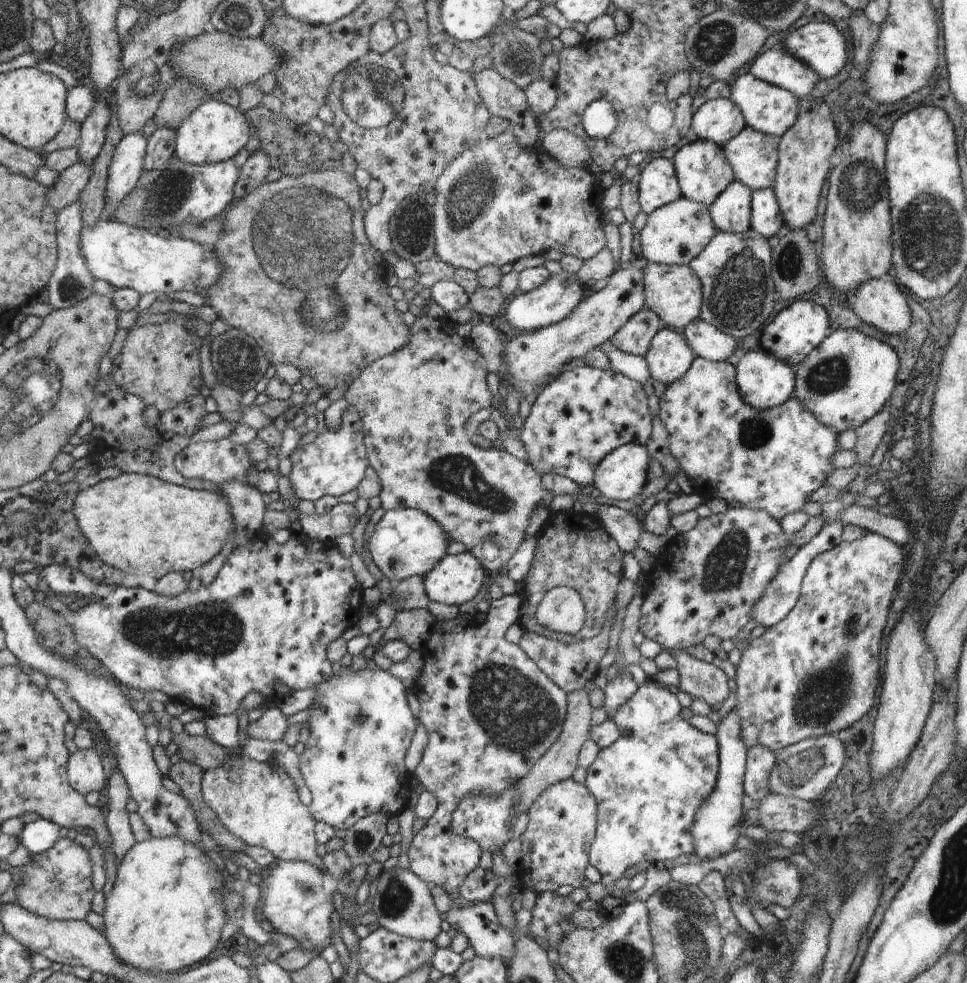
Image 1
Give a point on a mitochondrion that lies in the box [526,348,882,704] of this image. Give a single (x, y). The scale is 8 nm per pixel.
(723, 570)

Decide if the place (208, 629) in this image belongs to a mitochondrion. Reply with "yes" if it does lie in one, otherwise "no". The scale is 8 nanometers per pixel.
yes

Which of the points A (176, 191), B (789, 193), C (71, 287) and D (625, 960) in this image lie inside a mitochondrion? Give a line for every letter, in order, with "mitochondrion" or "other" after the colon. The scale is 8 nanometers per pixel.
A: mitochondrion
B: other
C: mitochondrion
D: mitochondrion

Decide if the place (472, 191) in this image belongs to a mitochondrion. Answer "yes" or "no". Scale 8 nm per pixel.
yes

